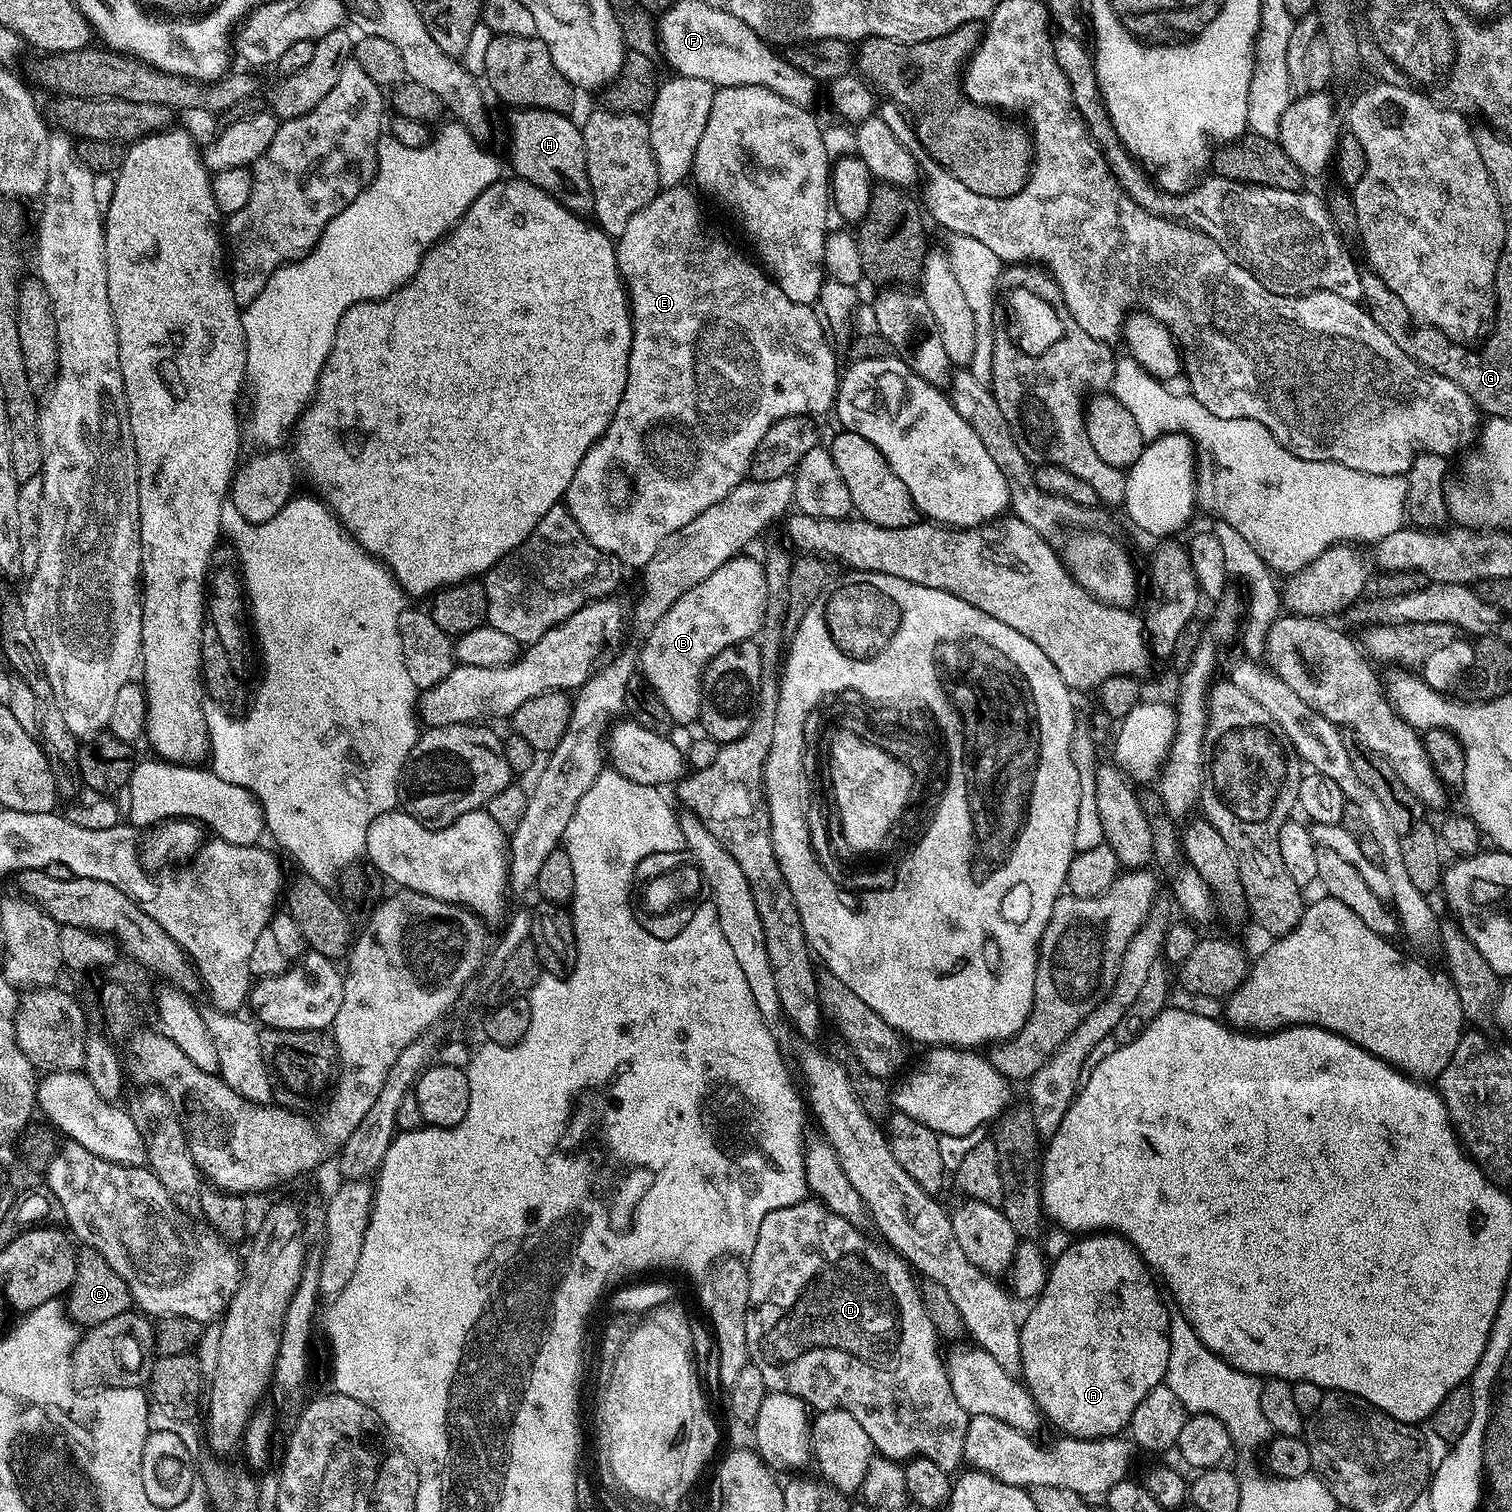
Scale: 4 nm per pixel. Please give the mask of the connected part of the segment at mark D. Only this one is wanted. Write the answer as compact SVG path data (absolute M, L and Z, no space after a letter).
M812 1198L762 1218L758 1242L746 1260L750 1278L748 1359L758 1366L769 1392L797 1396L812 1410L841 1408L854 1414L862 1430L870 1434L873 1449L887 1460L907 1462L914 1456L925 1456L943 1472L955 1473L965 1463L963 1447L970 1417L950 1390L937 1330L926 1314L909 1265L899 1255L887 1256L868 1244L856 1227Z

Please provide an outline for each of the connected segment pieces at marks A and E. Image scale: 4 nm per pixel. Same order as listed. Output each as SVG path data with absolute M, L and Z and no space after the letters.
M1107 1230L1101 1231L1099 1234L1084 1234L1079 1238L1073 1239L1072 1244L1066 1250L1066 1254L1055 1257L1051 1261L1050 1267L1047 1269L1047 1280L1045 1282L1044 1289L1041 1290L1040 1295L1035 1299L1034 1303L1031 1305L1032 1308L1028 1312L1028 1317L1023 1317L1022 1323L1020 1324L1020 1372L1022 1373L1022 1383L1025 1388L1027 1388L1028 1393L1032 1395L1032 1401L1035 1402L1036 1407L1040 1409L1043 1419L1048 1420L1056 1428L1061 1428L1059 1431L1065 1436L1075 1436L1078 1440L1102 1440L1106 1436L1119 1437L1120 1432L1129 1427L1132 1422L1132 1415L1134 1410L1138 1406L1138 1402L1142 1402L1142 1398L1146 1398L1146 1394L1150 1394L1150 1390L1154 1390L1157 1386L1165 1383L1166 1377L1168 1375L1168 1359L1170 1358L1170 1338L1168 1337L1168 1314L1170 1311L1169 1305L1164 1305L1164 1300L1160 1297L1161 1289L1158 1287L1156 1289L1157 1281L1154 1279L1154 1273L1151 1268L1145 1264L1144 1259L1140 1257L1140 1253L1136 1251L1136 1247L1129 1242L1129 1240L1124 1239L1123 1236L1119 1234L1113 1234Z
M677 186L674 188L664 188L657 192L656 197L645 208L638 210L638 214L634 214L634 218L630 218L630 223L626 226L626 234L622 234L615 241L616 261L620 267L620 274L626 285L628 300L632 309L632 349L630 350L630 362L627 364L626 390L623 391L622 401L619 402L618 408L615 410L610 426L604 431L602 438L586 452L586 457L582 458L578 470L574 470L574 478L570 478L570 486L564 491L563 503L570 510L574 522L578 522L578 526L582 526L582 534L586 534L586 538L590 538L590 542L594 542L594 546L598 546L598 550L608 552L610 555L615 556L625 569L643 569L644 565L650 562L650 558L654 558L654 554L658 549L678 530L682 530L682 526L694 522L694 518L698 518L704 510L710 510L710 506L722 502L722 498L726 498L726 494L730 494L730 490L734 490L739 484L744 483L748 476L748 468L752 464L752 455L756 453L758 442L762 442L762 434L766 434L766 430L770 430L770 426L774 426L774 422L778 422L787 416L811 416L813 418L820 418L820 415L827 408L829 411L836 403L836 389L838 387L836 356L832 353L832 348L828 345L827 338L824 337L824 334L826 335L826 328L822 323L821 317L818 315L817 309L807 304L790 302L790 298L786 298L786 294L782 294L780 287L772 281L772 277L764 271L763 267L757 266L755 263L752 263L752 265L744 262L740 257L735 256L722 241L708 236L707 230L704 229L704 220L700 217L700 204L687 188L686 186Z

